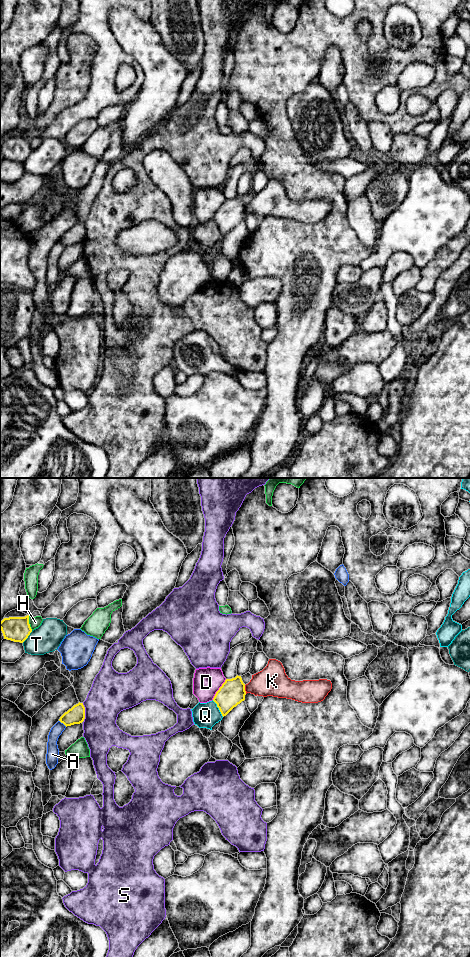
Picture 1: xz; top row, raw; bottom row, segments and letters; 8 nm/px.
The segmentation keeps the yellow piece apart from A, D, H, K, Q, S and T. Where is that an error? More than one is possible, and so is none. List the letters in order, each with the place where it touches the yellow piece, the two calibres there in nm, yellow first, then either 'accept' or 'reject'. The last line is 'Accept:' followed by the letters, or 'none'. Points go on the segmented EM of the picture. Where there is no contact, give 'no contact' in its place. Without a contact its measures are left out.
A: xz (63, 723) | 140/100 nm | reject
D: xz (219, 689) | 200/220 nm | reject
H: xz (28, 622) | 200/90 nm | reject
K: xz (244, 689) | 200/240 nm | reject
Q: xz (218, 707) | 200/200 nm | reject
S: xz (84, 712) | 140/320 nm | reject
T: xz (28, 635) | 200/220 nm | reject
Accept: none

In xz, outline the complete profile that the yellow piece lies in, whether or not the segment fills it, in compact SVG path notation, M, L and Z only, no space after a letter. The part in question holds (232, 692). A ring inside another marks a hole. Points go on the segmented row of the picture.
M241 676L226 679L216 692L213 701L217 704L222 716L226 716L234 707L245 700L245 684Z

